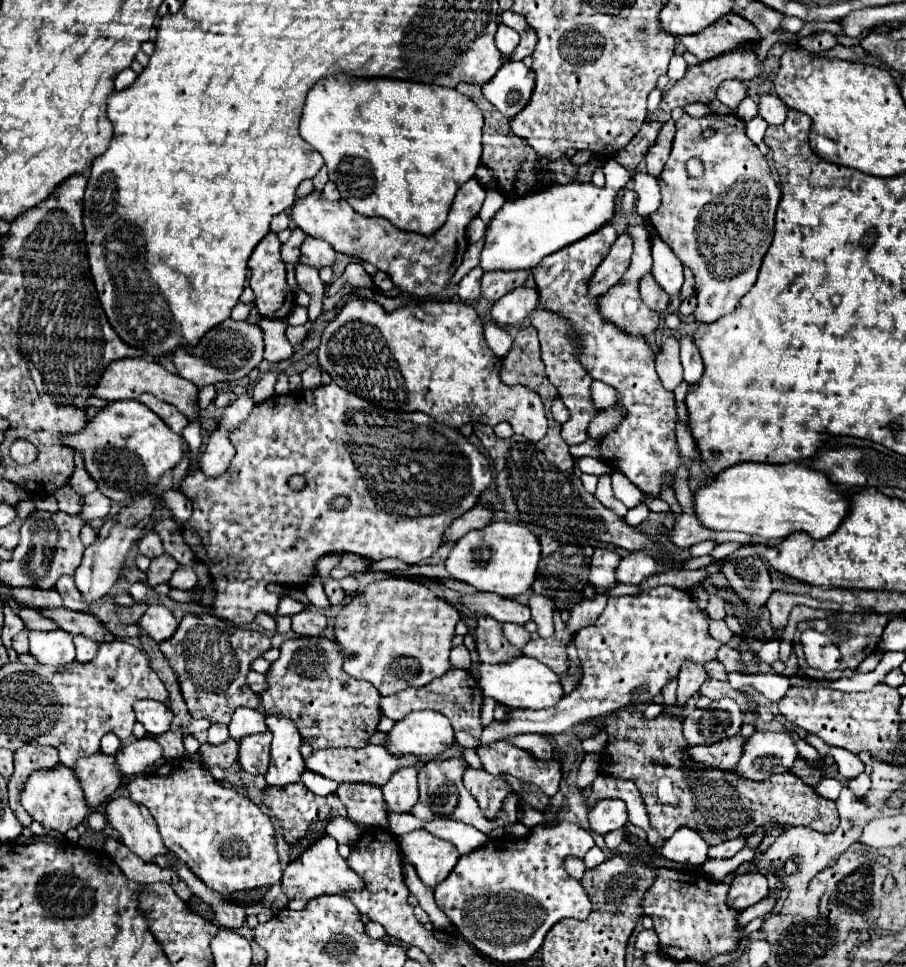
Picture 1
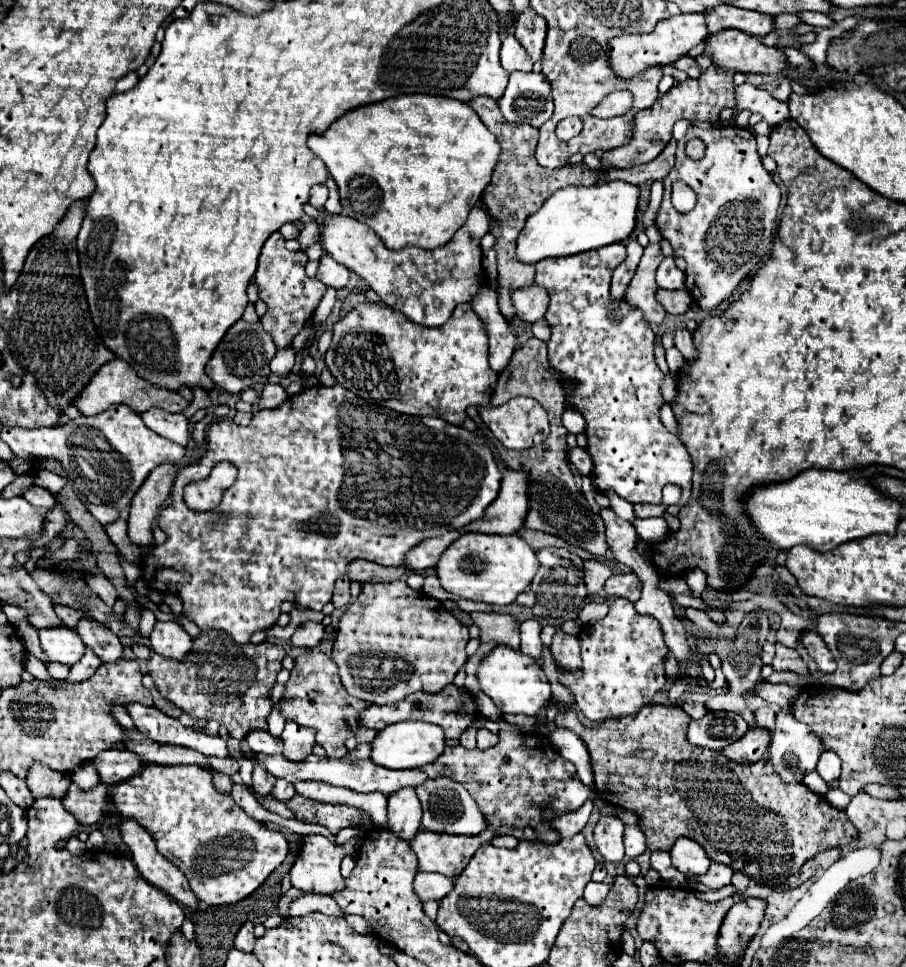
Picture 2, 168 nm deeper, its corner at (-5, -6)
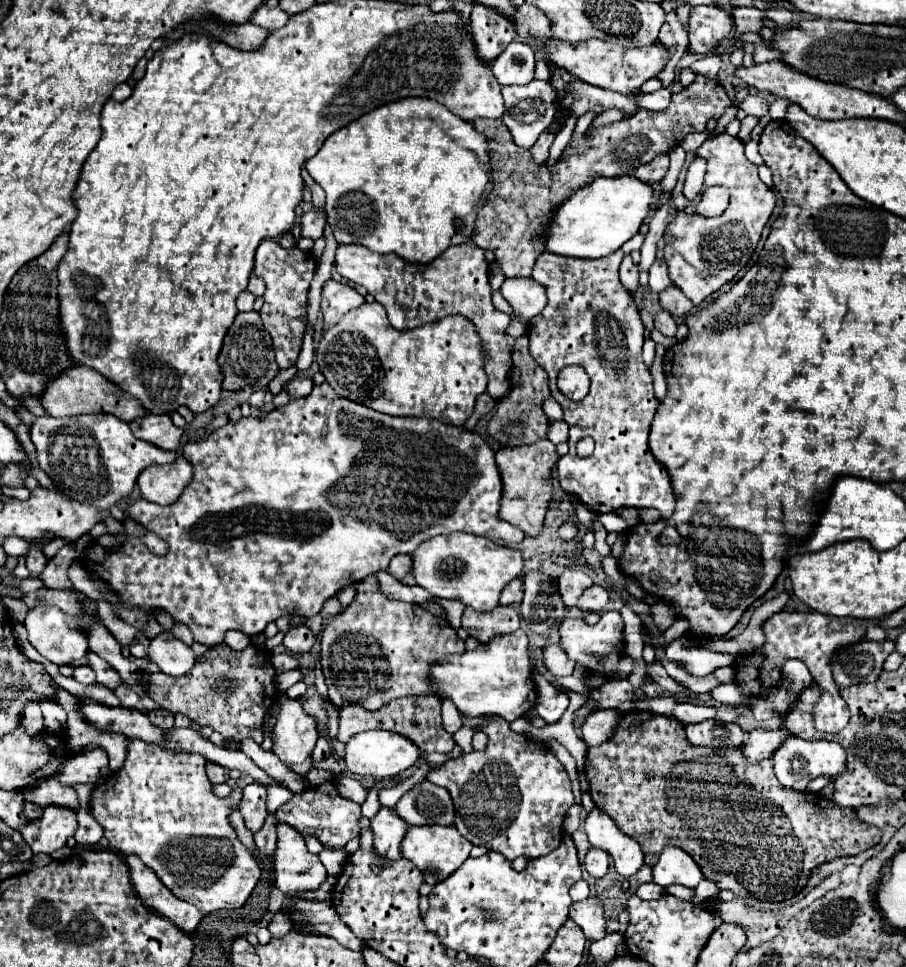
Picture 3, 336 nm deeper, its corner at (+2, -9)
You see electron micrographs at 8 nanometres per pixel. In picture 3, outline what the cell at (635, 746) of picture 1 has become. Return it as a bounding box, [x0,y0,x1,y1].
[584,712,880,900]

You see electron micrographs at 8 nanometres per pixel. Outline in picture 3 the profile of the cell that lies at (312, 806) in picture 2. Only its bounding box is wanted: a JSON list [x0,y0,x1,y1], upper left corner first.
[276,782,362,848]

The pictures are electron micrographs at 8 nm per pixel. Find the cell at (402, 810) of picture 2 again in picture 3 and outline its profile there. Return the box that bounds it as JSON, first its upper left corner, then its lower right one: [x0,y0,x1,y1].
[370,806,410,860]

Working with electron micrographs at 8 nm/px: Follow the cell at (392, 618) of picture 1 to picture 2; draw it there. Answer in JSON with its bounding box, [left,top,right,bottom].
[333,581,469,705]

